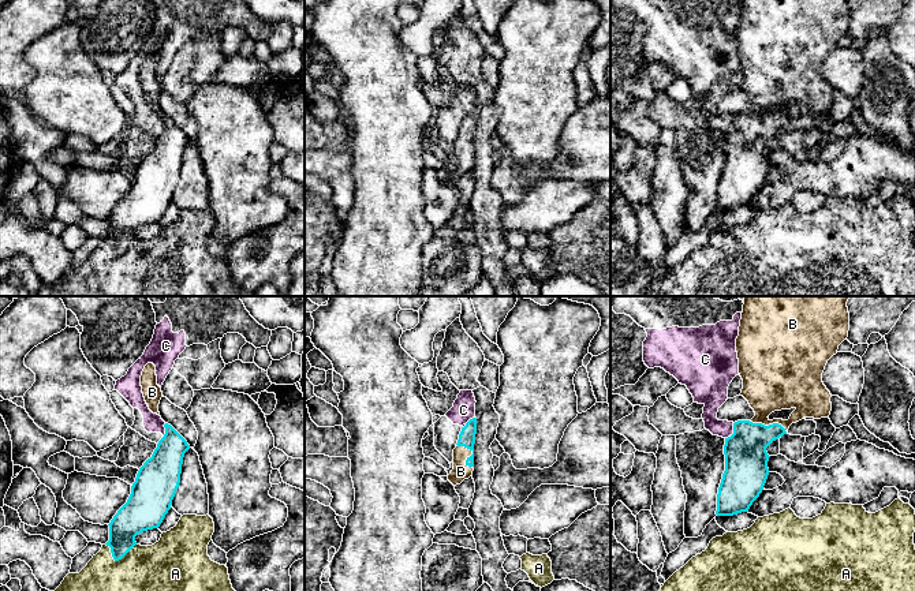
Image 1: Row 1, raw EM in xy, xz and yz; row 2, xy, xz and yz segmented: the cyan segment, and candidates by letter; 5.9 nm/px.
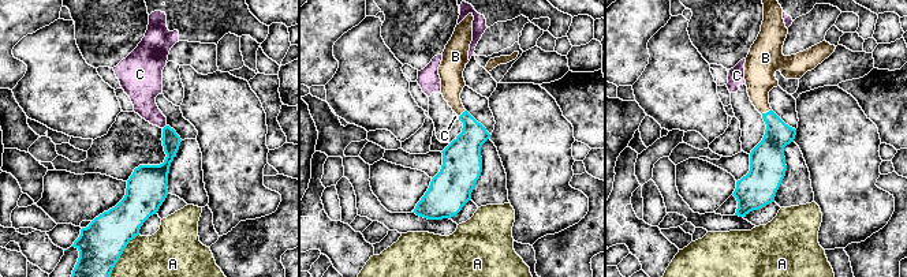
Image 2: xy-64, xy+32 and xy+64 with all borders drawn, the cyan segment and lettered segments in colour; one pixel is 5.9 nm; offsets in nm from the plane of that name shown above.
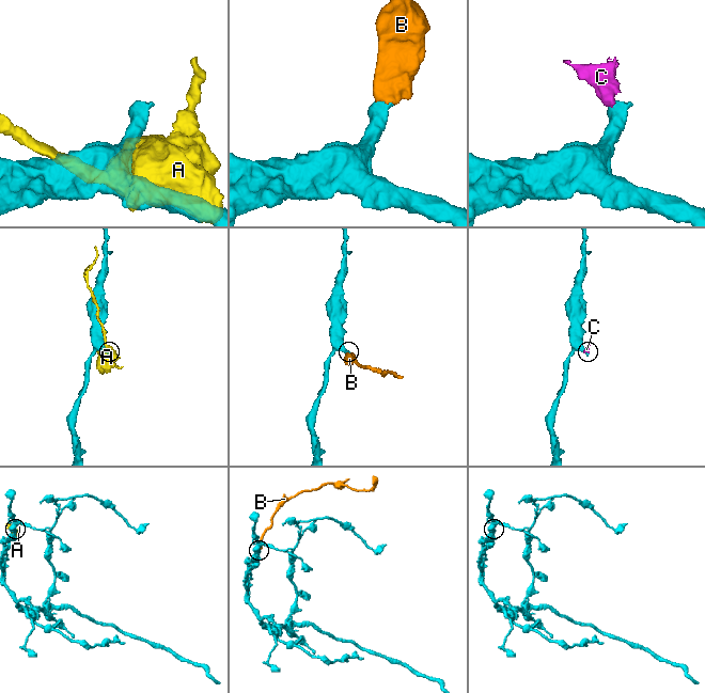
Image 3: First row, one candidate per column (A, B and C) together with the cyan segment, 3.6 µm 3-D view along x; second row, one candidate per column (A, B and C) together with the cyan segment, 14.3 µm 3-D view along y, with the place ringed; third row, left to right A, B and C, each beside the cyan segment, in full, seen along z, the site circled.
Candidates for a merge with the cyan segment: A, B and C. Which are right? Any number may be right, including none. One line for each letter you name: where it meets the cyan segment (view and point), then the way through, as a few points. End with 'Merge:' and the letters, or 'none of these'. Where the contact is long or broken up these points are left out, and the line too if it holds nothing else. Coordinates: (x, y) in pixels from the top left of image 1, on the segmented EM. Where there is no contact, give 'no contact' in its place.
B: meets cyan in xz at (473, 453); runs through xz (467, 436), (467, 448), (473, 453), (463, 463), (460, 471)
Merge: B

